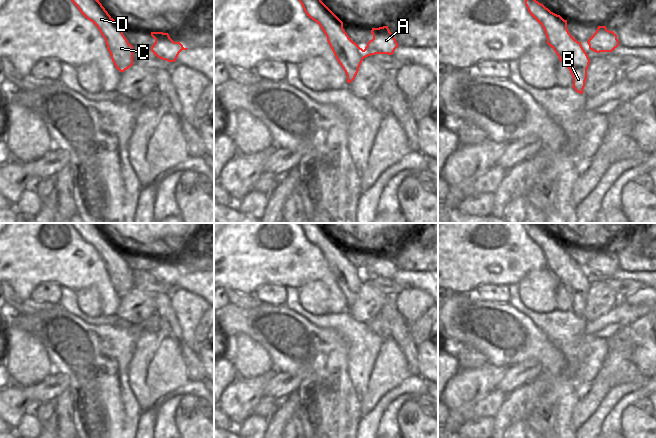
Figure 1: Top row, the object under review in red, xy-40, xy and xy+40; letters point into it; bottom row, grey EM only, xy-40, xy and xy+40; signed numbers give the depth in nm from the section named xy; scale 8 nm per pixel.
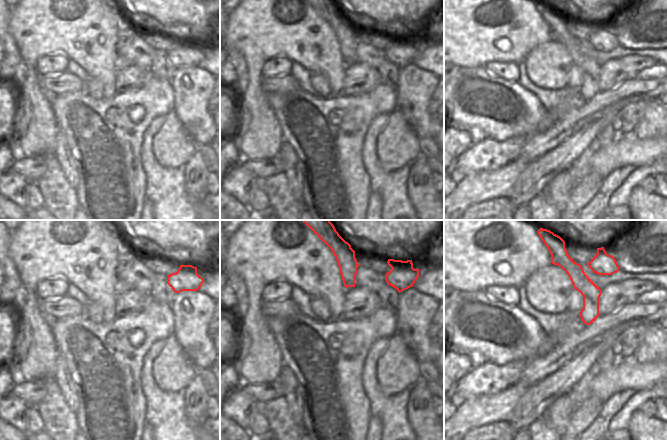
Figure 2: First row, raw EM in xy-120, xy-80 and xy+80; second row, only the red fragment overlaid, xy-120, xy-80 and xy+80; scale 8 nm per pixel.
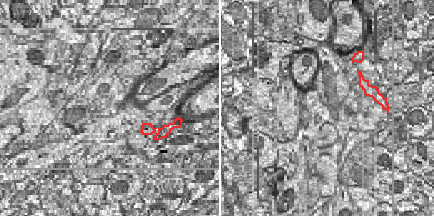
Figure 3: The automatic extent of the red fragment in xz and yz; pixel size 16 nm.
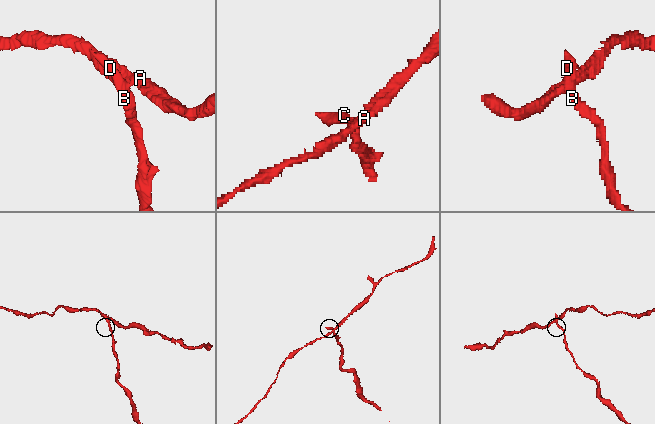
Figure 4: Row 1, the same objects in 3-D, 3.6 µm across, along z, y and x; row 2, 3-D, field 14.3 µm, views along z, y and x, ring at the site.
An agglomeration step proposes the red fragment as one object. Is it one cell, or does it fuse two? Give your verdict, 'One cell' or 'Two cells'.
Two cells

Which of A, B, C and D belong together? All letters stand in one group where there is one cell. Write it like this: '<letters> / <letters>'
A / B C D

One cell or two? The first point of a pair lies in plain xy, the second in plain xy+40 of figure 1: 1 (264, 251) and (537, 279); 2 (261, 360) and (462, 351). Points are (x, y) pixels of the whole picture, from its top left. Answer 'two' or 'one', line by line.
1: two
2: one

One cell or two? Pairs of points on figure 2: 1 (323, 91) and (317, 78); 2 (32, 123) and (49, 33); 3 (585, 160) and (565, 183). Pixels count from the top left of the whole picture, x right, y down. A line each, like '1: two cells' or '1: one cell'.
1: one cell
2: one cell
3: one cell

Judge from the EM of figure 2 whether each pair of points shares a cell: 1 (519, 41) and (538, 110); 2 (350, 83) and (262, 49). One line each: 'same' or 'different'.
1: different
2: different

